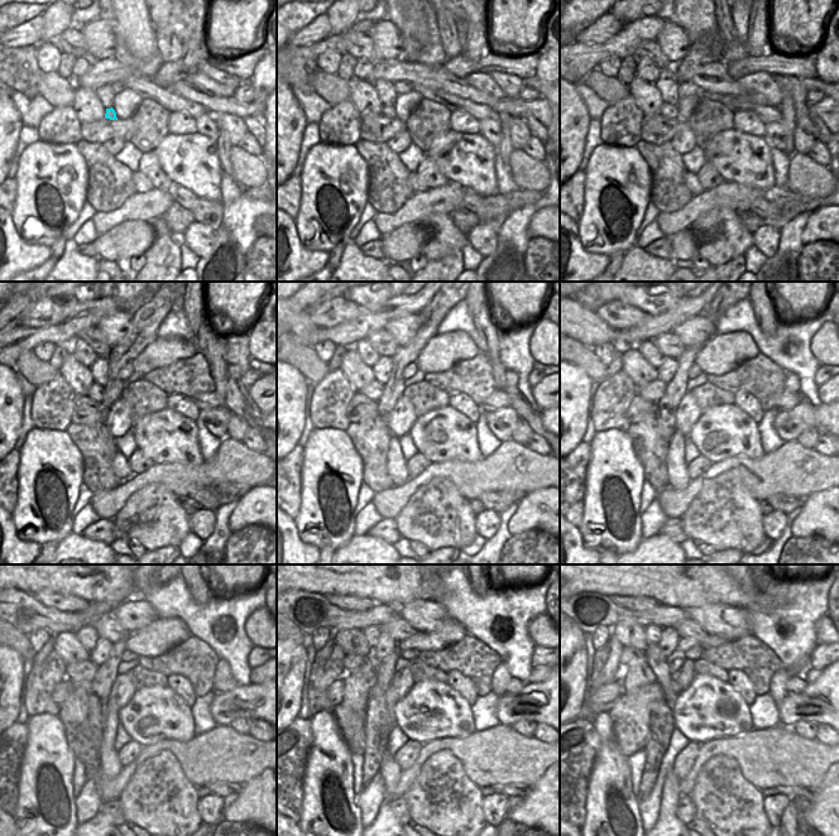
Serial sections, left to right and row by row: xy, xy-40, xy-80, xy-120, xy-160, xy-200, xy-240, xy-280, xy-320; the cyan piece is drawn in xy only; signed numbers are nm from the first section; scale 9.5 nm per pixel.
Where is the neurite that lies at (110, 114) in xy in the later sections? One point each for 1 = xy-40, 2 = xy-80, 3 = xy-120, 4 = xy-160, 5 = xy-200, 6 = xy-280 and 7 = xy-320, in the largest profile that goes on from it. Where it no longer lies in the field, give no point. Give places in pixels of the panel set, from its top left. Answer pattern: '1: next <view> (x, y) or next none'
1: next xy-40 (387, 111)
2: next xy-80 (670, 111)
3: next xy-120 (95, 392)
4: next xy-160 (374, 389)
5: next xy-200 (653, 392)
6: next xy-280 (351, 662)
7: next xy-320 (628, 653)

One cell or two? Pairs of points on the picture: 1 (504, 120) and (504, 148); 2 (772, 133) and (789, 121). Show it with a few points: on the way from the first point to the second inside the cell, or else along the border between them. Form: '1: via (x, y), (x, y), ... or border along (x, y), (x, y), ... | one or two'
1: via (506, 126), (506, 142) | one
2: border along (781, 120), (787, 131), (785, 152) | two

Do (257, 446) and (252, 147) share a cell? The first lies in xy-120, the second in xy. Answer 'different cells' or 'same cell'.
same cell

